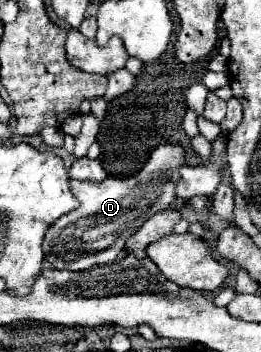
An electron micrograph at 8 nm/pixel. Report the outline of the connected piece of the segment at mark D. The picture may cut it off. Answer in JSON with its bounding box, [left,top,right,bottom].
[43,143,185,271]

